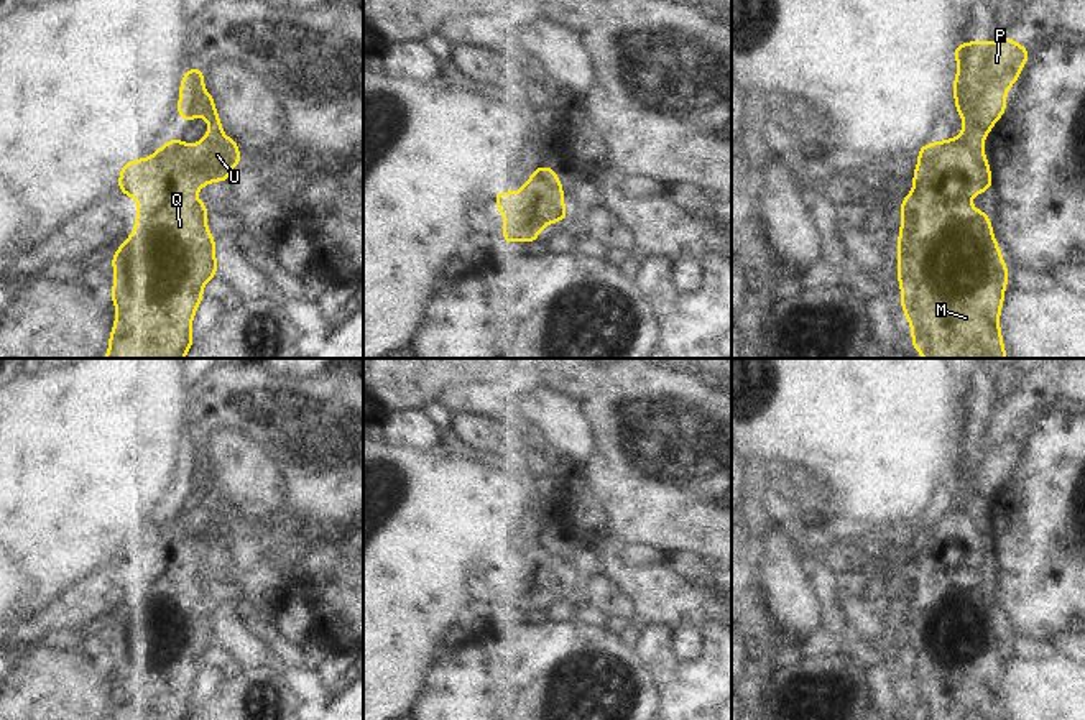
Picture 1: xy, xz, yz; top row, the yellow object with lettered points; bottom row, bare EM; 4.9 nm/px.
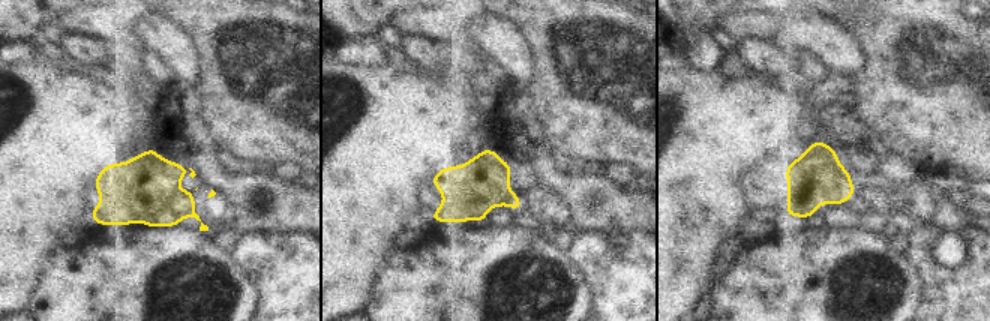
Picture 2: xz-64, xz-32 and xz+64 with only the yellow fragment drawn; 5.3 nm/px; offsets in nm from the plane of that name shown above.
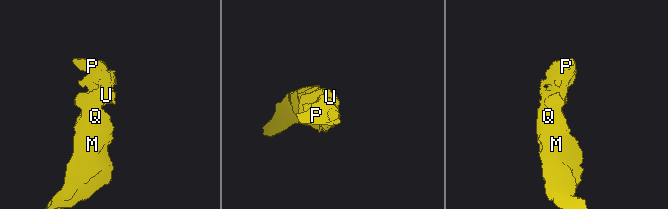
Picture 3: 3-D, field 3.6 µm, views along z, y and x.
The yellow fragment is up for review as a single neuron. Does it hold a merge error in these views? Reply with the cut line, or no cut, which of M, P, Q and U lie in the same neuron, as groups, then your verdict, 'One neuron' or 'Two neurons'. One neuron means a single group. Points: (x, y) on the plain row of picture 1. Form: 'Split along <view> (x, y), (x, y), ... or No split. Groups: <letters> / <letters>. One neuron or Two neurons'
No split. Groups: M P Q U. One neuron

